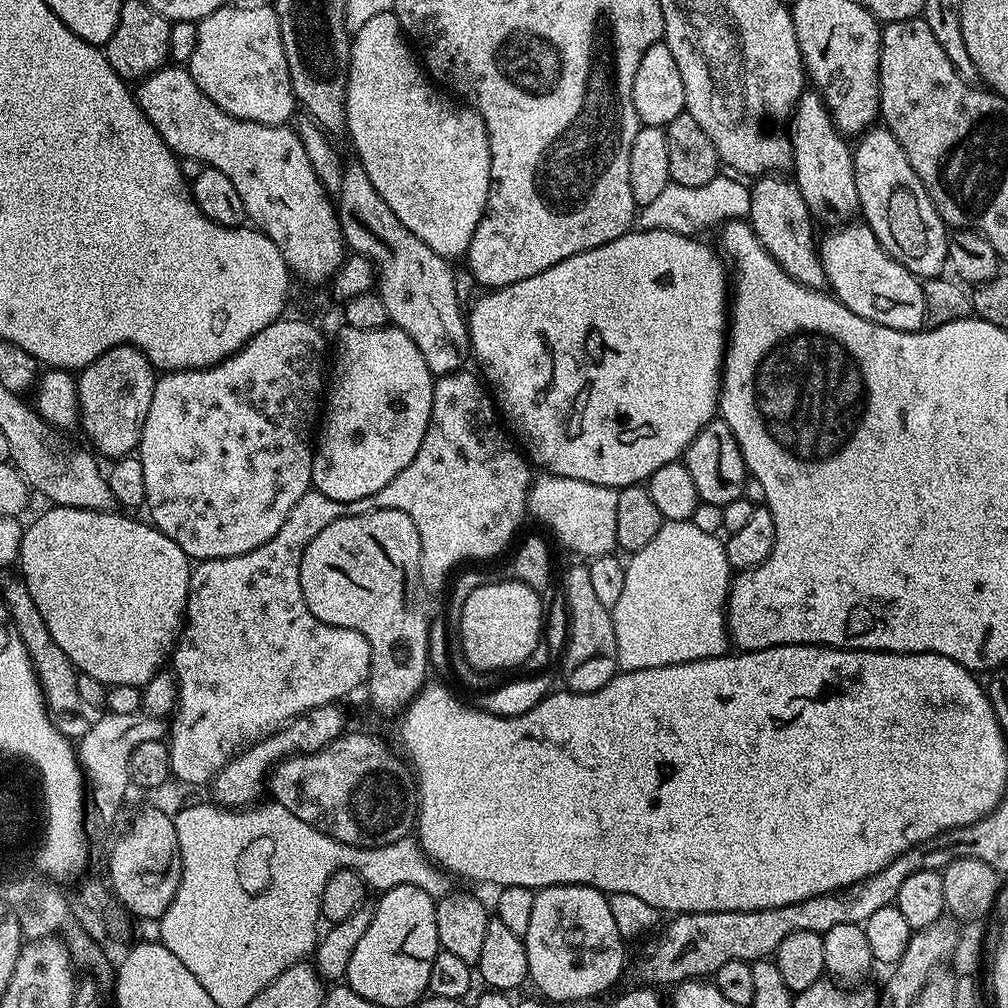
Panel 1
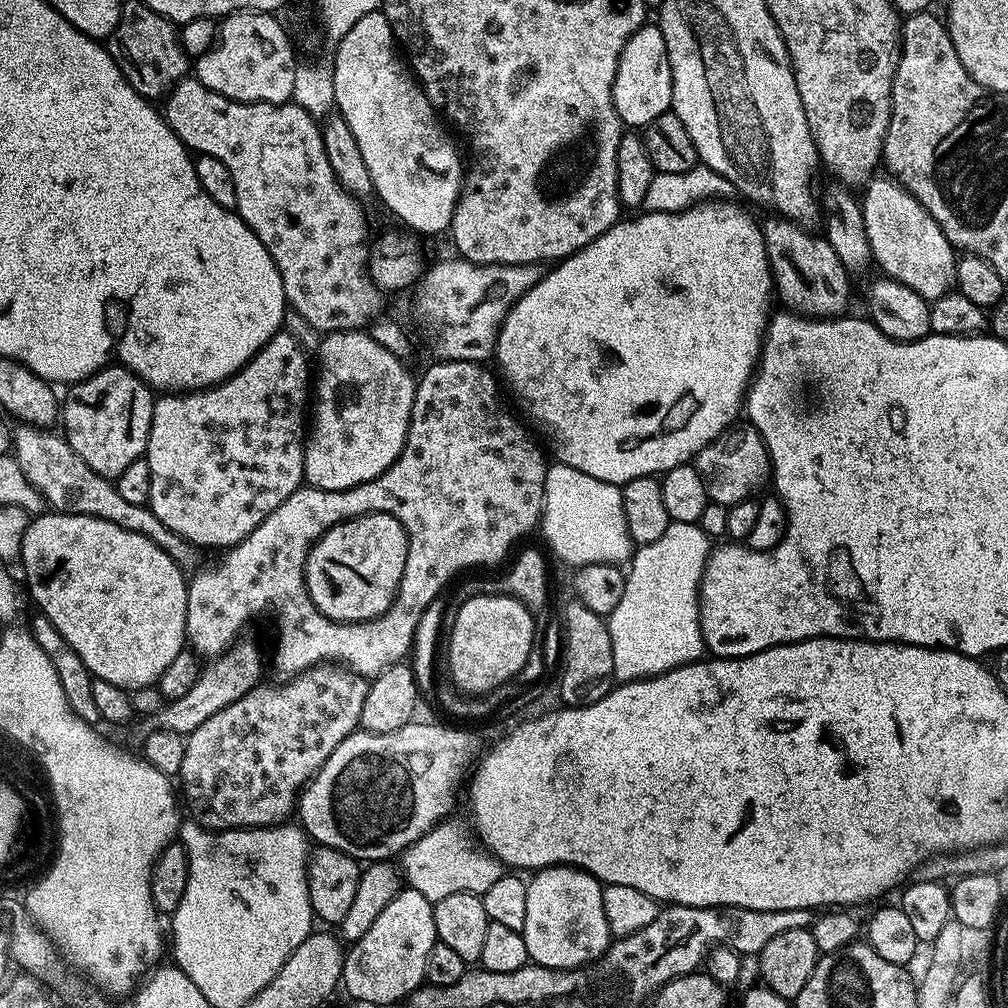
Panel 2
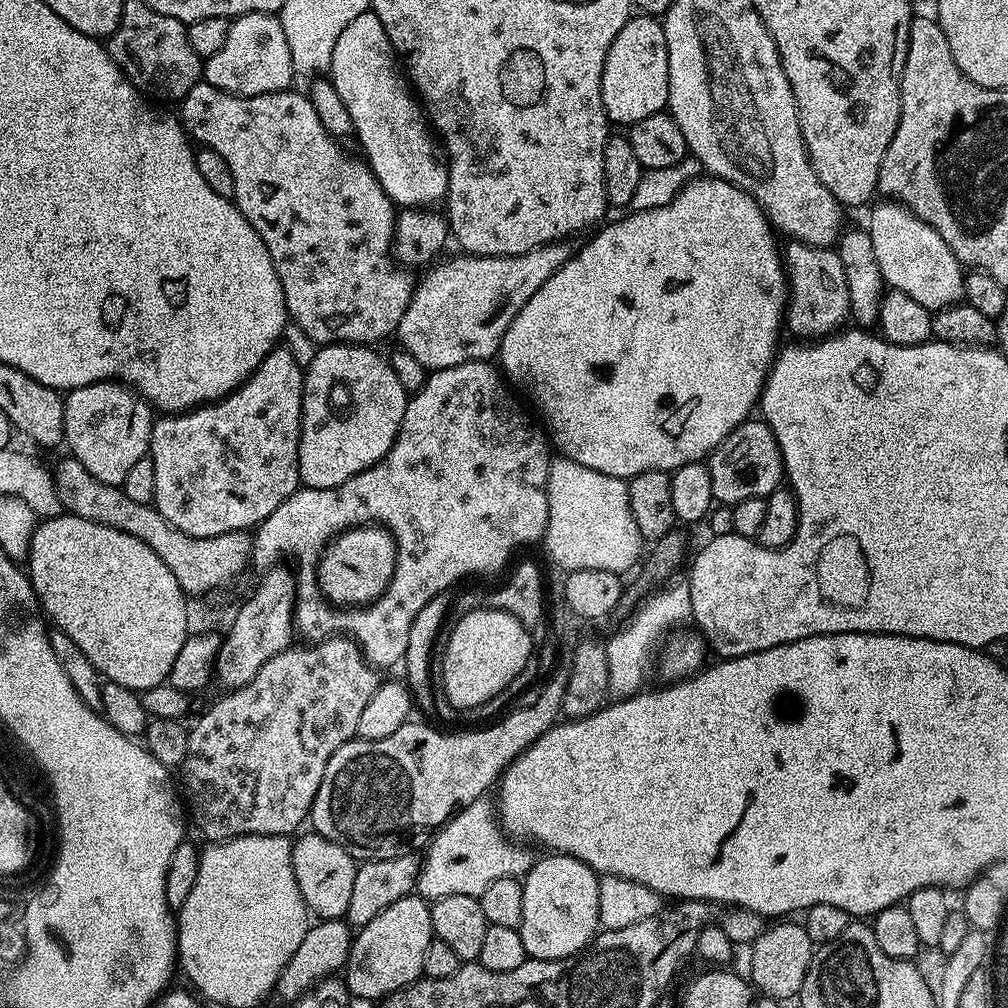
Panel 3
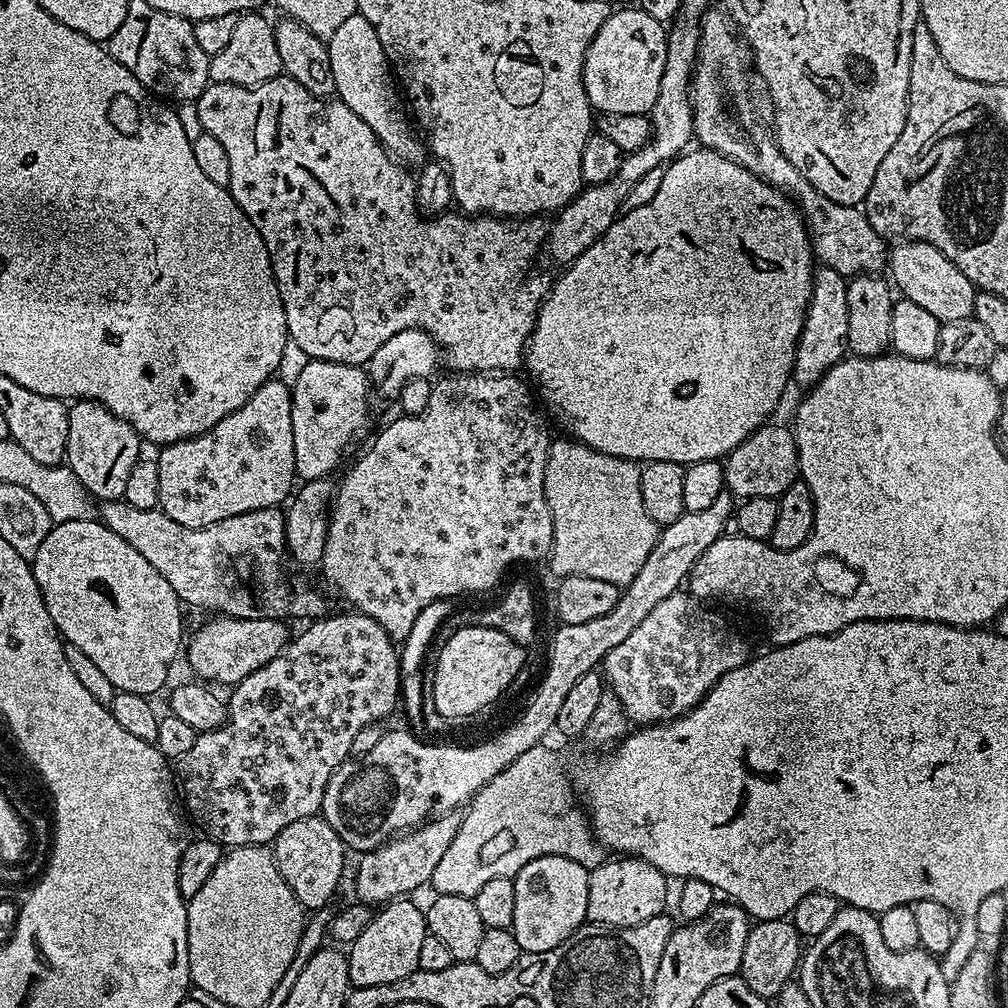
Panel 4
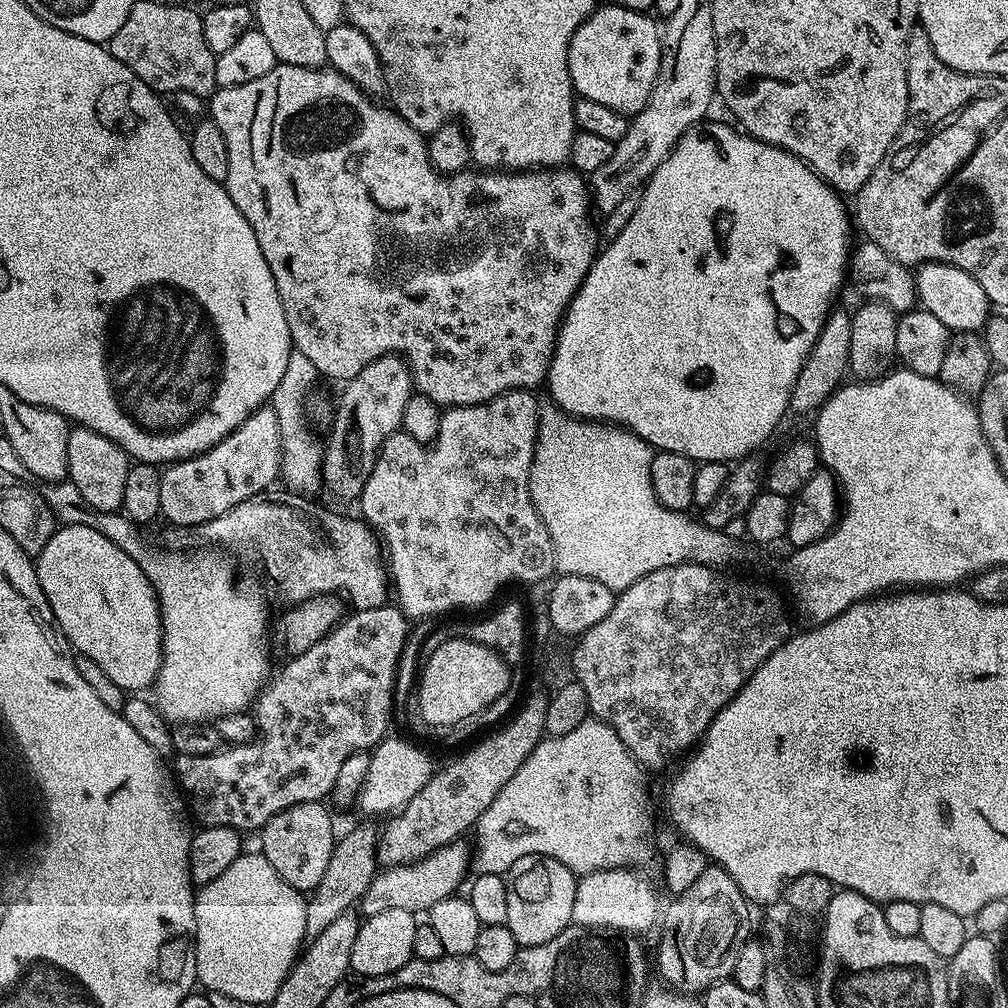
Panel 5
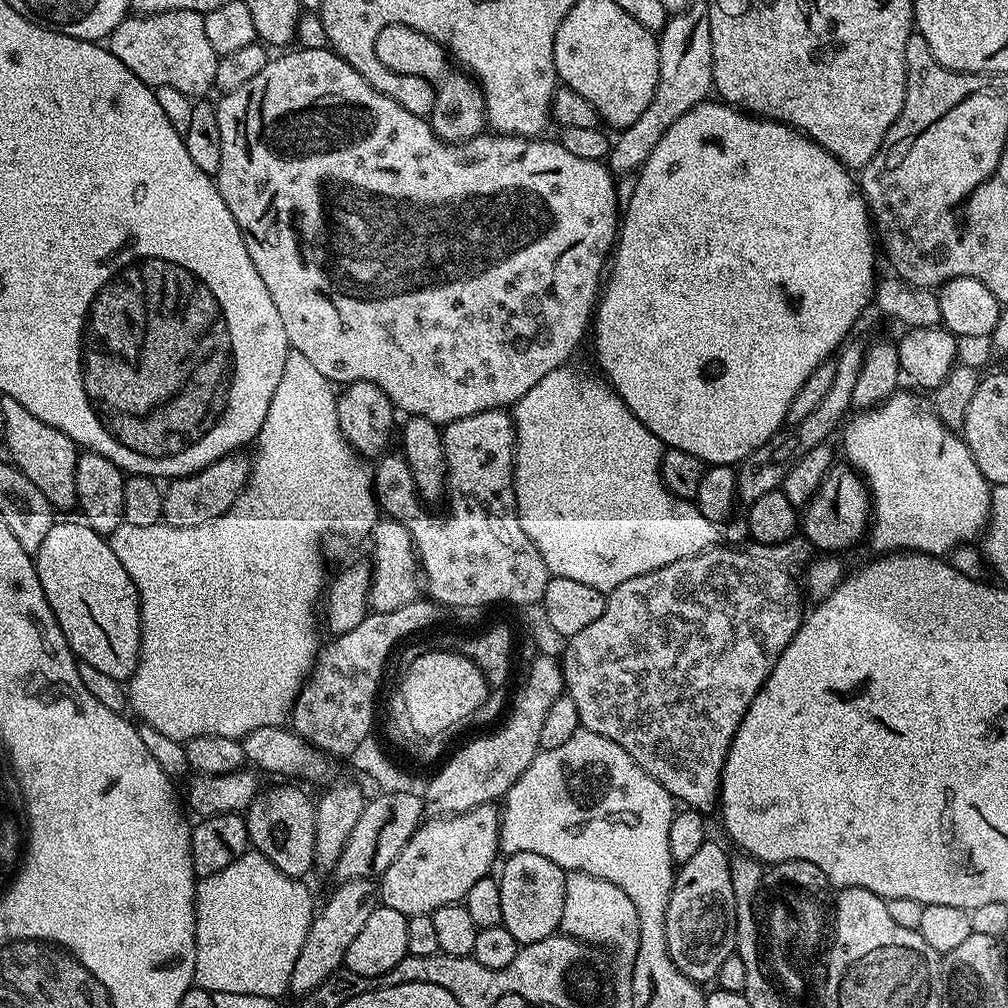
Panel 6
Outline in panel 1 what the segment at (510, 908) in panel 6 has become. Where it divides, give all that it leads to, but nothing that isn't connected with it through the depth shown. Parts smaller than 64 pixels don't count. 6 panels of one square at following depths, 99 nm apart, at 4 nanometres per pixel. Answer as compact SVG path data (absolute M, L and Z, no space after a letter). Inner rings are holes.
M555 884L536 892L534 911L530 914L530 926L523 936L528 963L528 980L536 983L539 995L545 1001L584 1000L604 992L624 972L624 948L626 941L618 934L614 914L610 914L608 896L585 884Z

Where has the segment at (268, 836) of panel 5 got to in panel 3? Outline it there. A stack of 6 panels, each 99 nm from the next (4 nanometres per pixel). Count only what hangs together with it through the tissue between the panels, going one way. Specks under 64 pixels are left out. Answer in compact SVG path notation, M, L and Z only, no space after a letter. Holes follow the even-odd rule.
M312 830L309 831L309 836L295 837L292 846L292 865L298 890L304 899L304 907L313 917L320 920L339 920L347 917L350 890L354 890L358 862L346 849Z

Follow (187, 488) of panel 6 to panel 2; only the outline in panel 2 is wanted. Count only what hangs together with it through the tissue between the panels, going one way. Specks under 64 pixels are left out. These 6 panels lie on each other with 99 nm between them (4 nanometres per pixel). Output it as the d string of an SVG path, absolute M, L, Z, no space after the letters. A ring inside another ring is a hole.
M281 330L251 362L235 372L233 376L214 384L210 388L188 390L183 394L164 394L152 405L152 425L148 435L146 459L150 466L150 498L147 505L161 522L181 541L189 540L200 548L220 548L227 550L233 544L242 542L254 531L275 508L282 506L290 494L305 483L304 479L304 445L306 443L306 420L304 411L310 408L310 372L308 376L309 353L305 352L297 340L287 330Z

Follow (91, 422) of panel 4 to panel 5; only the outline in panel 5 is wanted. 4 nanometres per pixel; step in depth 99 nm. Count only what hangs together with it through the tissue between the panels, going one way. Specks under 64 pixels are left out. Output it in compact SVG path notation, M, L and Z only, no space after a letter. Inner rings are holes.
M73 427L68 434L68 479L78 486L81 501L93 512L120 512L130 457L110 438L89 428Z

